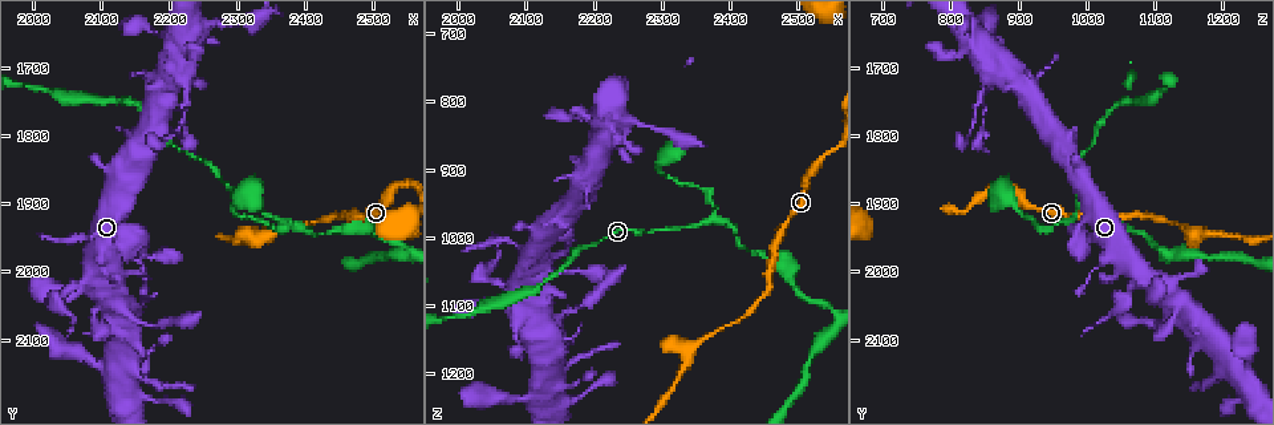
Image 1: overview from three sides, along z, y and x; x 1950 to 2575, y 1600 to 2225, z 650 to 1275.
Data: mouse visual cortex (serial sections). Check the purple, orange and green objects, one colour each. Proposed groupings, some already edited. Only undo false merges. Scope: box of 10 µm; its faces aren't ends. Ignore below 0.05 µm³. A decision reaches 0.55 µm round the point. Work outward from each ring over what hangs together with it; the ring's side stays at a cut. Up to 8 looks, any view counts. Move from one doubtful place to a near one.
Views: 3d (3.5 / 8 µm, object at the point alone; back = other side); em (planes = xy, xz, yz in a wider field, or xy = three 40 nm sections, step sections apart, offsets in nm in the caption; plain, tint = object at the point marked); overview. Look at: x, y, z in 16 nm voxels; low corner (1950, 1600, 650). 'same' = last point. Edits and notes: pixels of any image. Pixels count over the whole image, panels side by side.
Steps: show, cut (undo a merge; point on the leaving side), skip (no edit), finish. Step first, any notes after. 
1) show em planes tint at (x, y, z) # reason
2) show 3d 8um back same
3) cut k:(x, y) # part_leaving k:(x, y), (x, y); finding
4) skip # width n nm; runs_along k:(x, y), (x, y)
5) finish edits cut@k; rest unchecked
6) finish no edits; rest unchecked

show 3d 3.5um at (2040, 2040, 1060) # sharp bend

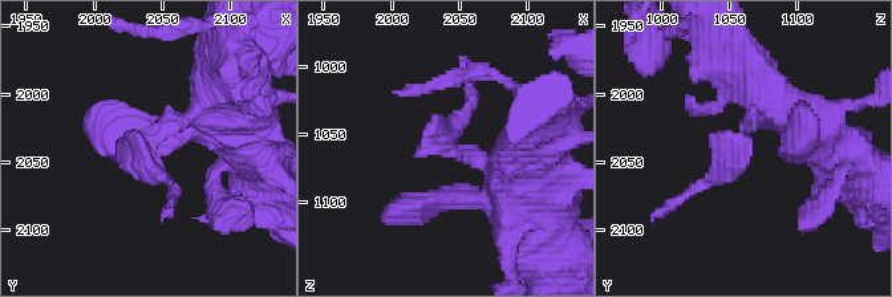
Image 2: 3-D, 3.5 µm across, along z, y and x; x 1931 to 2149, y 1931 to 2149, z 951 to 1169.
show em xy step 1 tint at (2040, 2038, 1060) # shape alone is not enough

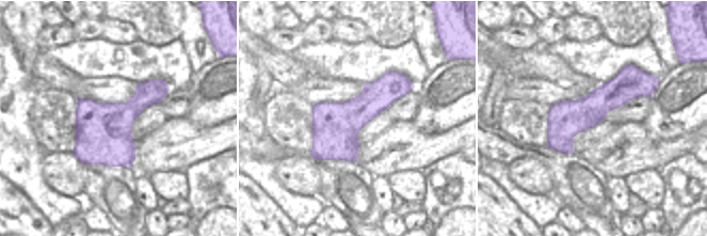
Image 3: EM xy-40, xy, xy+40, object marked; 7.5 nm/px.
skip # runs_along 3:(655, 81), (626, 84), (549, 143); one cell here

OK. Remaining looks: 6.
show 3d 3.5um at (2345, 1940, 1170) # branch point

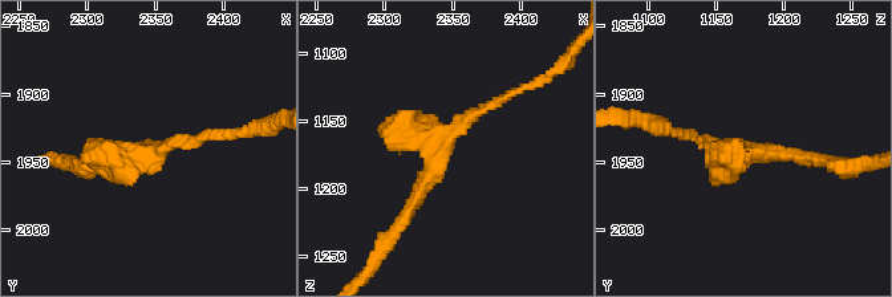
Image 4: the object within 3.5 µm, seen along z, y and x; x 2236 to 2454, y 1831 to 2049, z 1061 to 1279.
show em xy step 3 tint at (2342, 1944, 1168) # now the EM

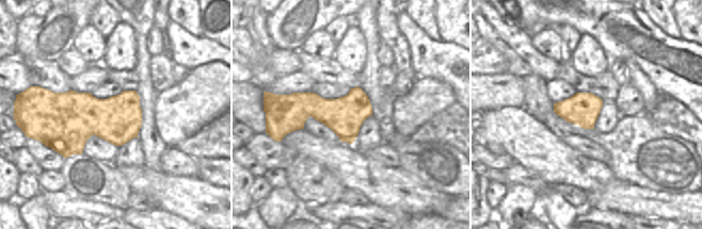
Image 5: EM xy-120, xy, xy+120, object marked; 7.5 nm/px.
skip # continuous, no second cell

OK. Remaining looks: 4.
show 3d 3.5um at (2380, 1930, 975) # a fork

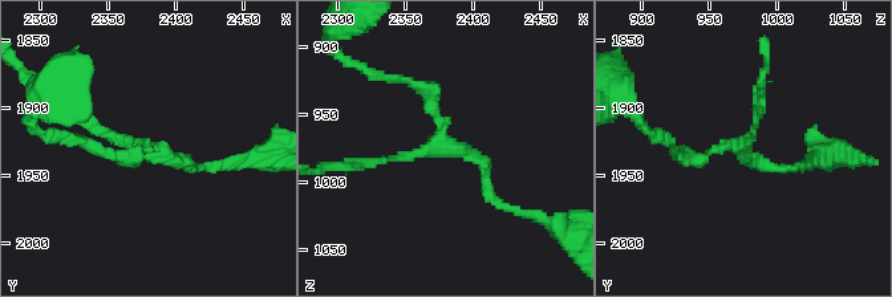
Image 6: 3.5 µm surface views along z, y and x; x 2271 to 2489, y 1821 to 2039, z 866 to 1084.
show em xy step 2 tint at (2376, 1930, 974) # arms 3; arm_widths 100, 150, 200 nm

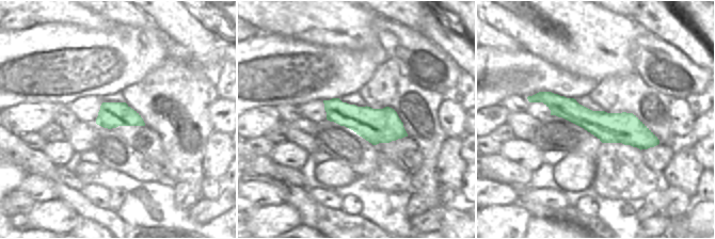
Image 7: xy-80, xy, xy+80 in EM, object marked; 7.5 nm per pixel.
show em planes tint same

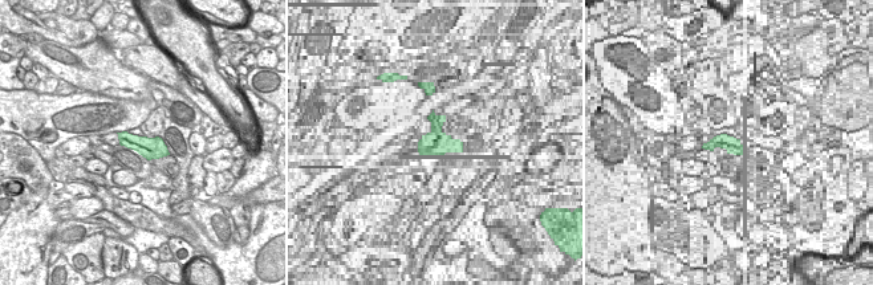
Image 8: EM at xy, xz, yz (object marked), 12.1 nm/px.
skip # width 260 nm; runs_along 6:(68, 105), (100, 134), (190, 166); all the same cell

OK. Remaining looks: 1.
finish no edits; rest unchecked

